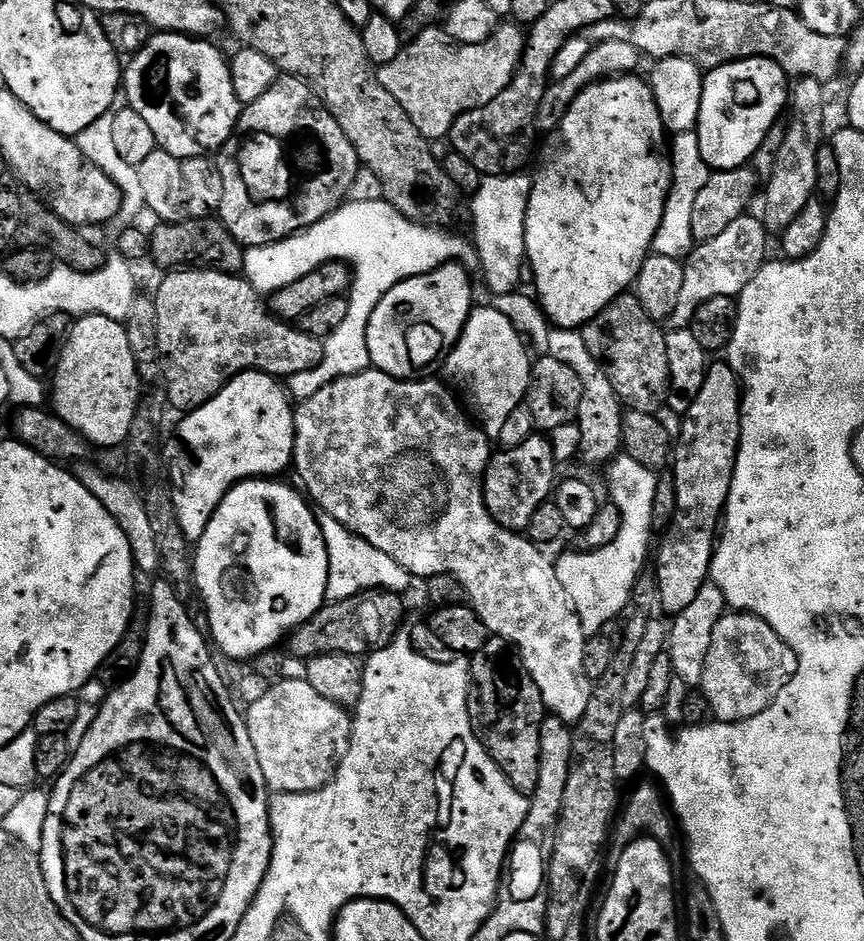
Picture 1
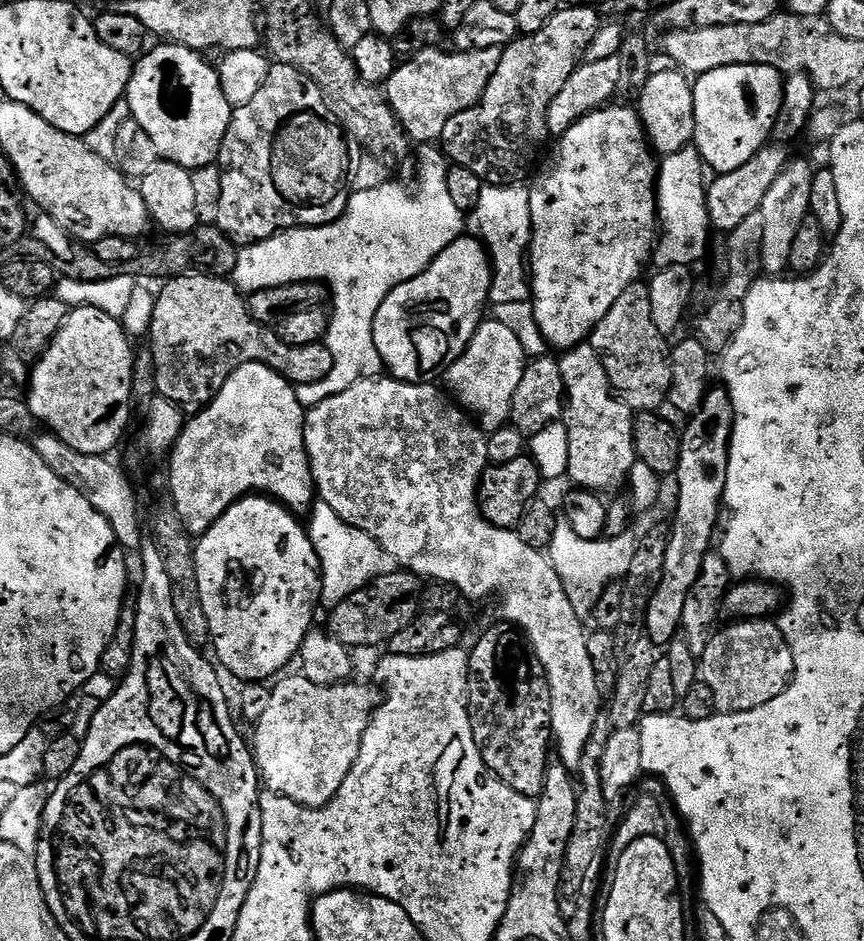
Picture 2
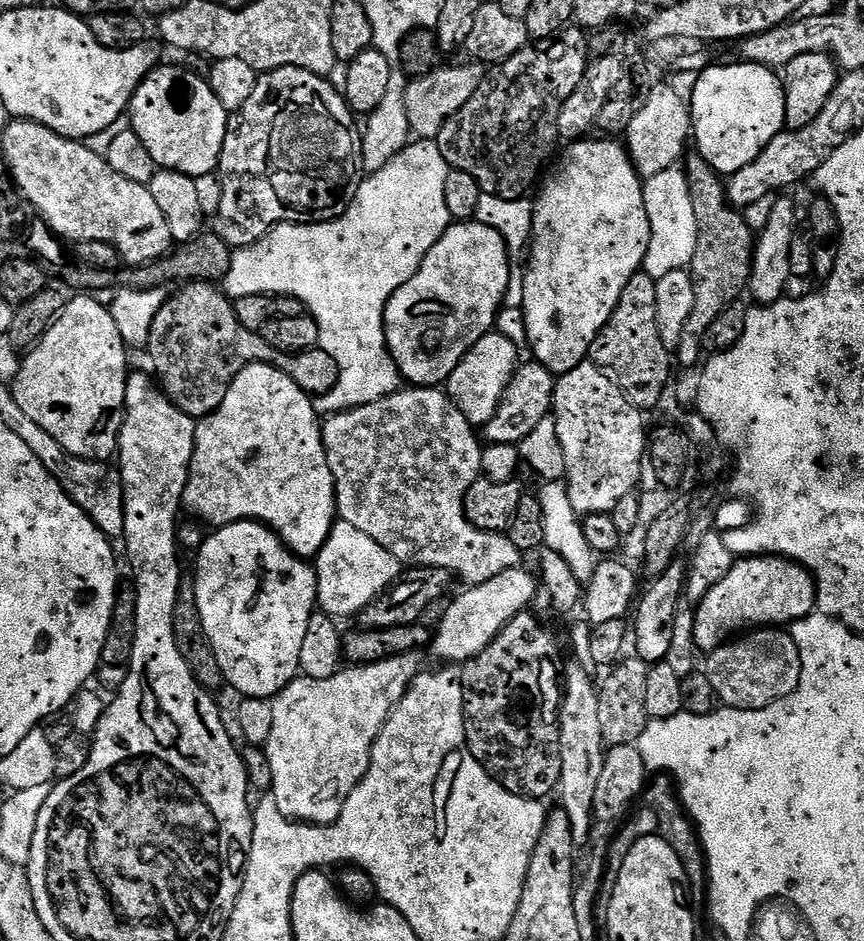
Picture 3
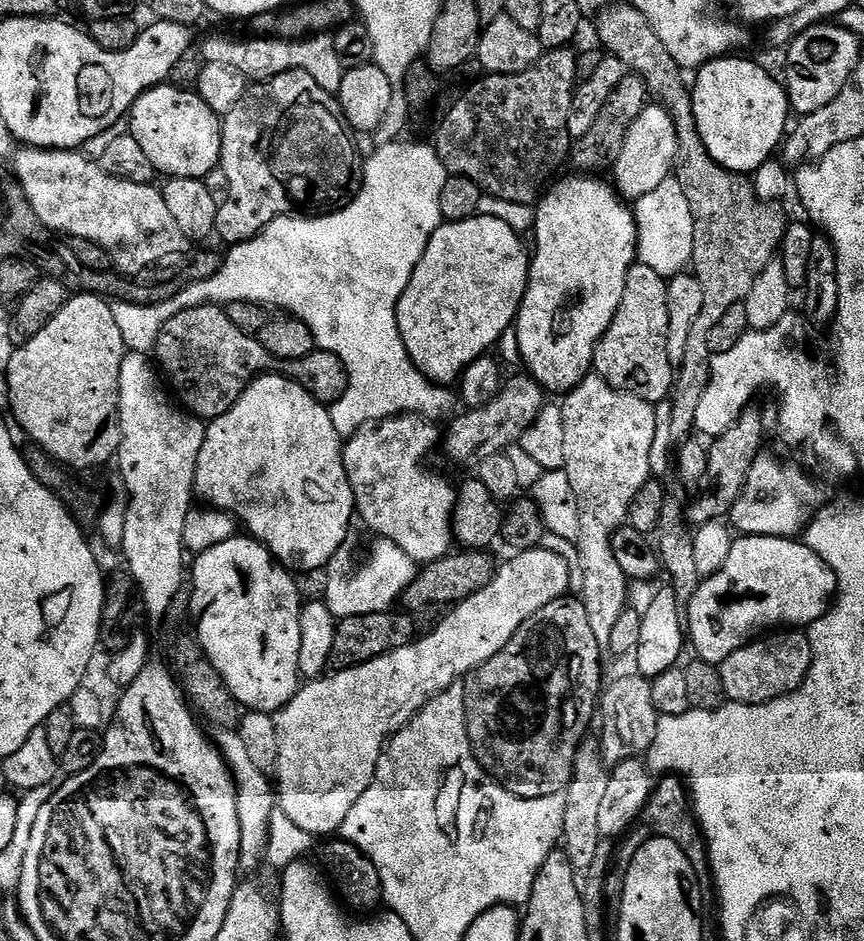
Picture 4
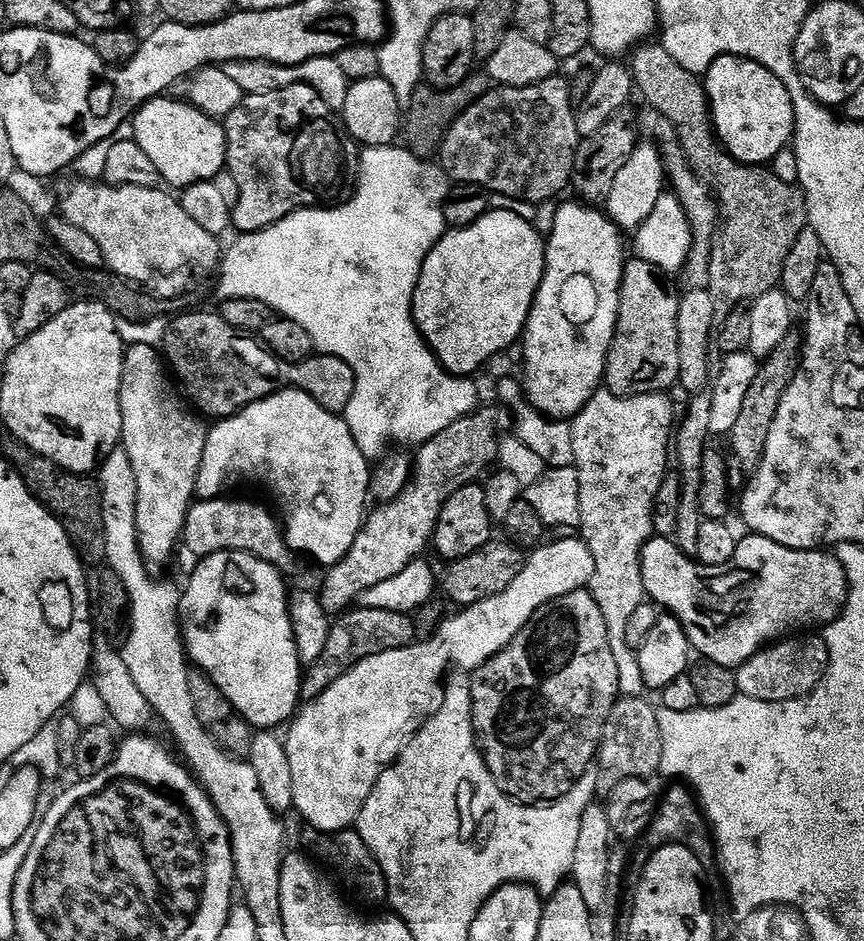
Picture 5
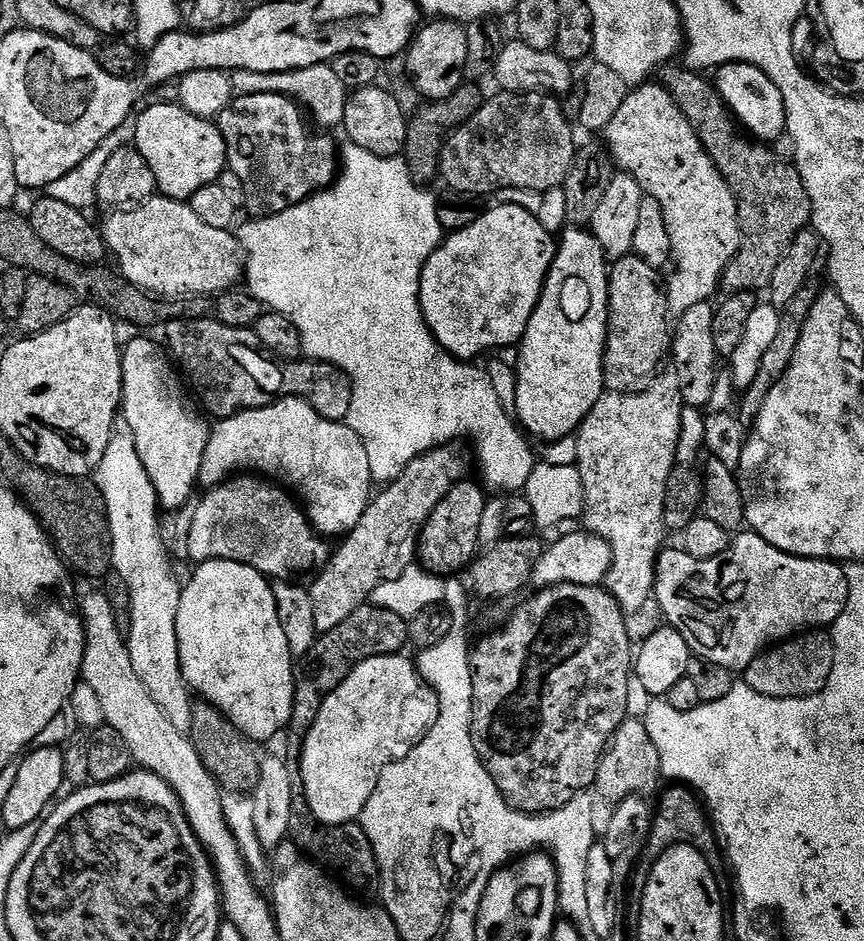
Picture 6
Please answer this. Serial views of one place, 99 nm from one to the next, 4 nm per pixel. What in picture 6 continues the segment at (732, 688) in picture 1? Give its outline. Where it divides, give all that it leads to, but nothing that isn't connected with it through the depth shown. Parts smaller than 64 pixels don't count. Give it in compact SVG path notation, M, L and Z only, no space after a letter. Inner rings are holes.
M809 630L803 634L793 635L791 638L769 647L750 662L750 666L744 669L742 673L743 683L750 686L763 696L769 696L775 700L797 700L803 696L813 696L818 694L826 686L834 670L834 658L836 657L836 648L832 644L832 637L824 630Z

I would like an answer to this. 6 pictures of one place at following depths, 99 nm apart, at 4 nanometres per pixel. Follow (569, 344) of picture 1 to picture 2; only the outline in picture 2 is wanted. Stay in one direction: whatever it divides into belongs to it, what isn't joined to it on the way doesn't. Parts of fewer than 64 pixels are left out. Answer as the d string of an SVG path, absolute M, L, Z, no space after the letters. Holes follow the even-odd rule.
M585 342L576 348L569 348L559 357L562 370L562 382L566 393L566 425L569 432L569 466L567 479L573 480L576 488L587 488L597 494L609 494L615 488L624 488L628 475L638 462L634 446L634 413L624 405L623 400L612 391L612 383L592 349L591 343Z

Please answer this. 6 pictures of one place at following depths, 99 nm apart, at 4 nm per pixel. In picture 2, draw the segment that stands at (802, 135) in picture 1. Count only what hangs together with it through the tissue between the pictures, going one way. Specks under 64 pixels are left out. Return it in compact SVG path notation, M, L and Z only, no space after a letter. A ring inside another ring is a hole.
M789 159L788 165L774 180L774 186L766 190L766 198L762 198L760 211L763 215L764 227L761 244L760 267L769 277L780 278L789 271L790 246L802 227L802 222L810 214L810 186L812 185L813 165L804 160Z

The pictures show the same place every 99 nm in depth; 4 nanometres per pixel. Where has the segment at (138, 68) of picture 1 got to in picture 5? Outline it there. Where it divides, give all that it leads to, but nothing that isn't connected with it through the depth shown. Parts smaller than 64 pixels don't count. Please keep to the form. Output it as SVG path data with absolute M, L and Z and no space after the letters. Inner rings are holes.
M168 99L149 100L135 113L132 120L132 136L136 144L142 146L142 150L146 150L150 162L154 162L154 167L158 170L161 181L169 189L183 190L189 188L191 184L200 184L203 180L215 181L217 174L225 171L228 163L228 143L223 123L202 114L202 110L198 110L183 99L180 99L181 101Z

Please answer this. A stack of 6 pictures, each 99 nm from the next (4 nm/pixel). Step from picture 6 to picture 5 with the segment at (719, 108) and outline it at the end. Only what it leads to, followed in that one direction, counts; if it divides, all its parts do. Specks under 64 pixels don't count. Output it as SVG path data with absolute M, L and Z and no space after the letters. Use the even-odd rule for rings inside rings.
M645 42L639 45L631 53L630 67L635 91L639 95L640 92L644 95L647 107L651 111L662 114L671 122L672 128L676 131L676 143L683 150L692 173L702 177L716 198L719 224L712 242L706 290L714 302L717 321L725 320L730 313L757 300L762 294L773 291L779 285L786 254L790 254L790 246L794 246L798 234L802 234L802 230L808 227L808 207L804 201L804 194L795 183L782 182L767 167L759 164L742 164L739 160L735 160L731 151L716 141L716 136L712 133L714 117L701 77L690 70L682 70L682 66L678 66L678 62L674 62L674 58L666 54L663 44Z

